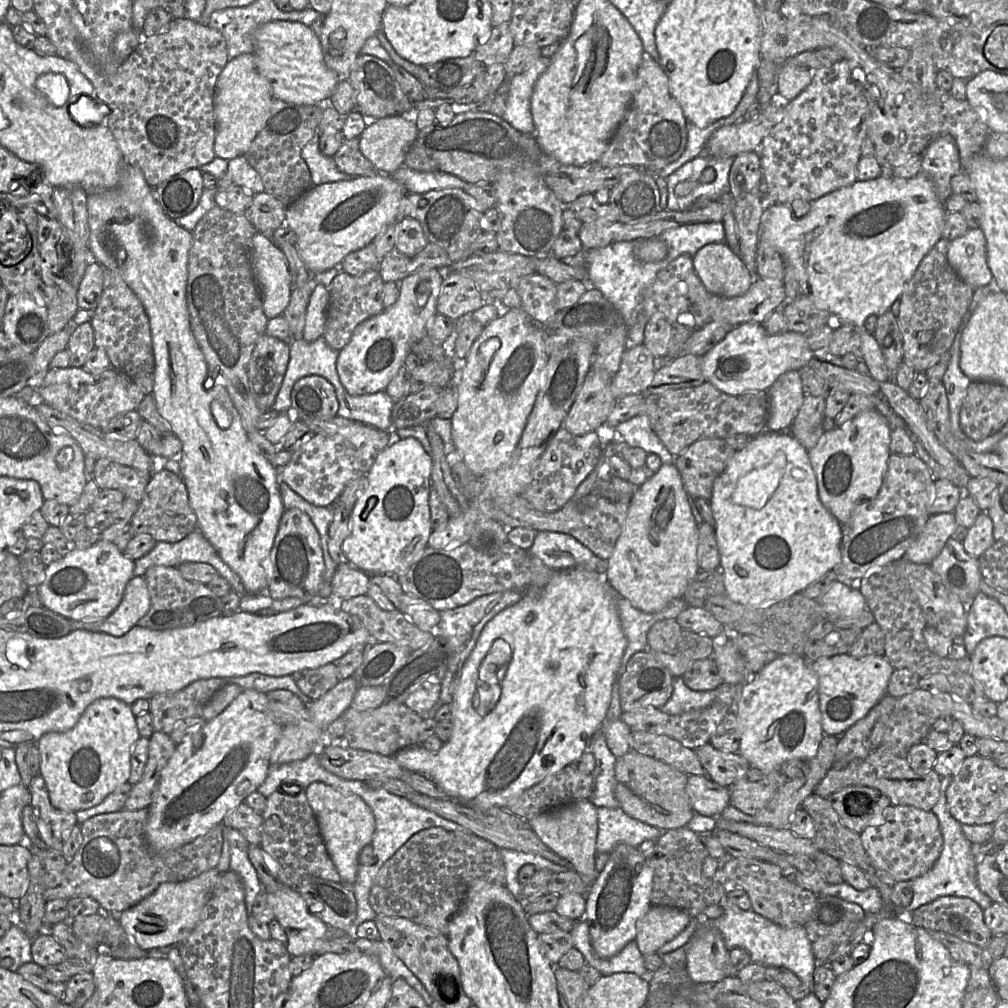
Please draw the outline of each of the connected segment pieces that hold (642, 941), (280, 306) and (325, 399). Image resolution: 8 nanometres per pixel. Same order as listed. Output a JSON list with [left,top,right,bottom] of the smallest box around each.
[[635,905,692,954],[251,233,291,319],[291,375,339,420]]

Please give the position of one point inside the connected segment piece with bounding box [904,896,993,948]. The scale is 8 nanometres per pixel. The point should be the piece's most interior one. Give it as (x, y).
(962, 917)

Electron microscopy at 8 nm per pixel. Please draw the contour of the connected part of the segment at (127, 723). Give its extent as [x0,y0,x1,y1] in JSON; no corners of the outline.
[36,697,139,812]

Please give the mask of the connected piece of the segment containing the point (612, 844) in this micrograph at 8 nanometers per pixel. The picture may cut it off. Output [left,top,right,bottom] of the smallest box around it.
[596,807,662,854]

